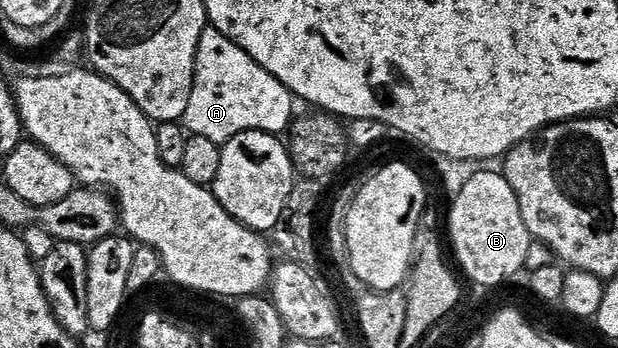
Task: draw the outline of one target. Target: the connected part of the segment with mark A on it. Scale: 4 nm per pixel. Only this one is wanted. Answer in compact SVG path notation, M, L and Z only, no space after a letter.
M209 26L203 31L197 46L193 94L189 94L189 106L185 106L181 121L190 135L210 138L222 146L229 138L249 130L283 134L293 123L295 104L296 97L290 90L273 78L269 70L253 62L241 46L225 38L216 28Z

